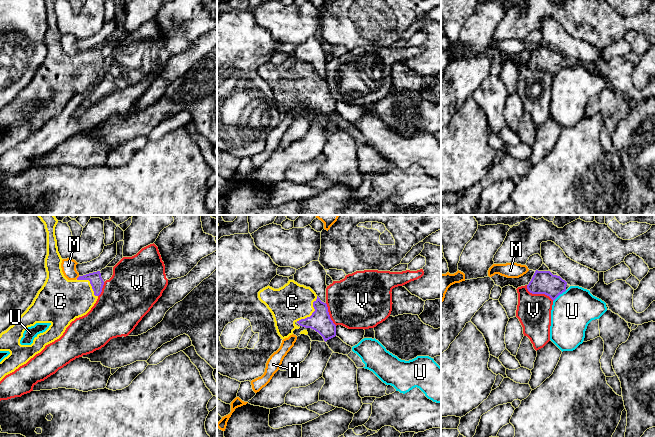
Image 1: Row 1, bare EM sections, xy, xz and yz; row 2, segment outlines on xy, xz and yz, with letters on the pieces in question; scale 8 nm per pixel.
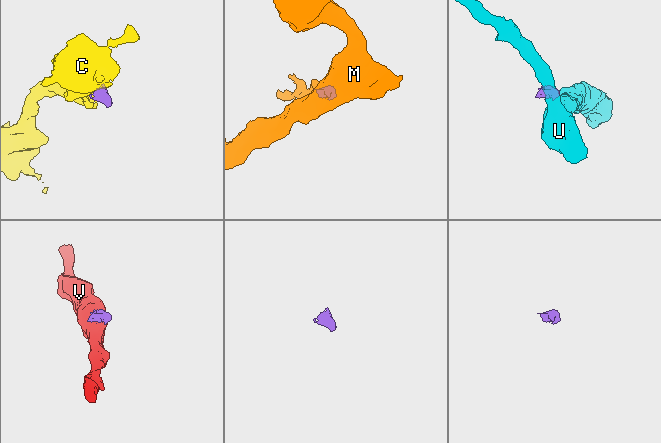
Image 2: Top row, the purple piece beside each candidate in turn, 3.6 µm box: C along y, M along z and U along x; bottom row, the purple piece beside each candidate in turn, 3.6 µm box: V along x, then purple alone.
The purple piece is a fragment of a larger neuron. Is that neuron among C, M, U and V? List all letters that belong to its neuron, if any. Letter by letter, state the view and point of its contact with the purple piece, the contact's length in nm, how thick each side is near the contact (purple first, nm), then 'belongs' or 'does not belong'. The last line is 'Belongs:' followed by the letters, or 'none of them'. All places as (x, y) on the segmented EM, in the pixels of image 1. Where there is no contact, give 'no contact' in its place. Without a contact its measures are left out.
C: xz (312, 313) | 260 nm | 170/300 nm | belongs
M: xy (78, 277) | 40 nm | 110/120 nm | does not belong
U: yz (559, 294) | 140 nm | 190/320 nm | does not belong
V: yz (538, 293) | 260 nm | 190/280 nm | does not belong
Belongs: C

